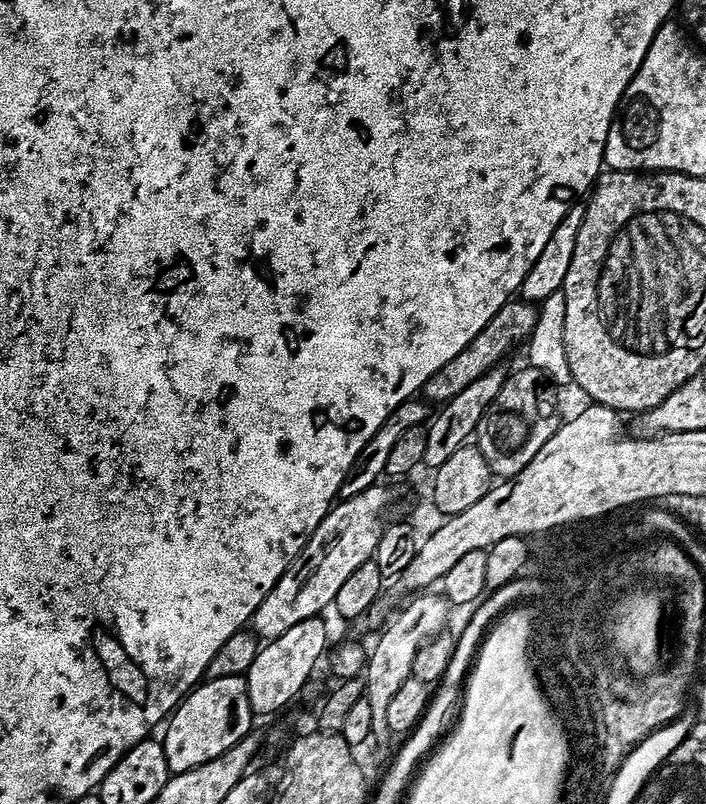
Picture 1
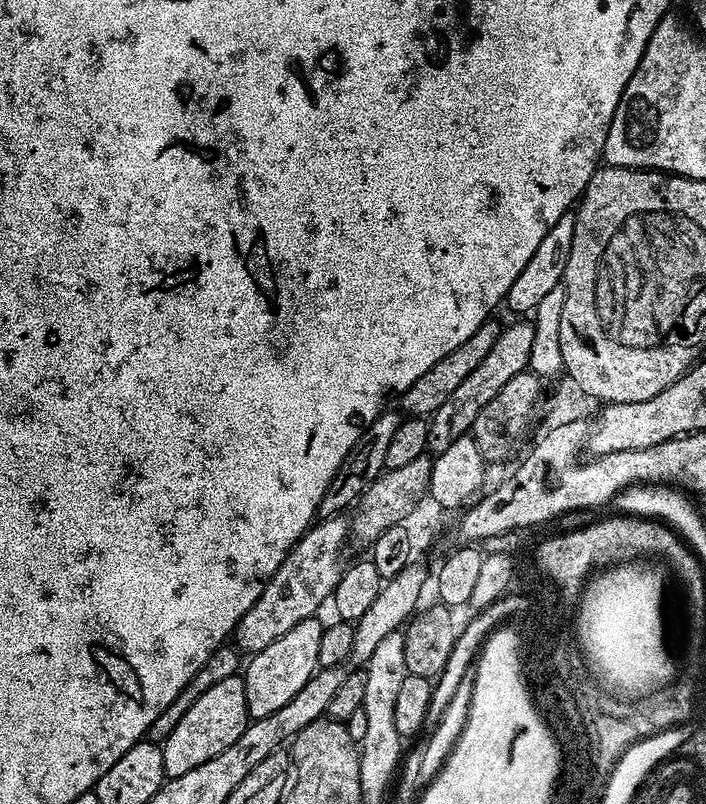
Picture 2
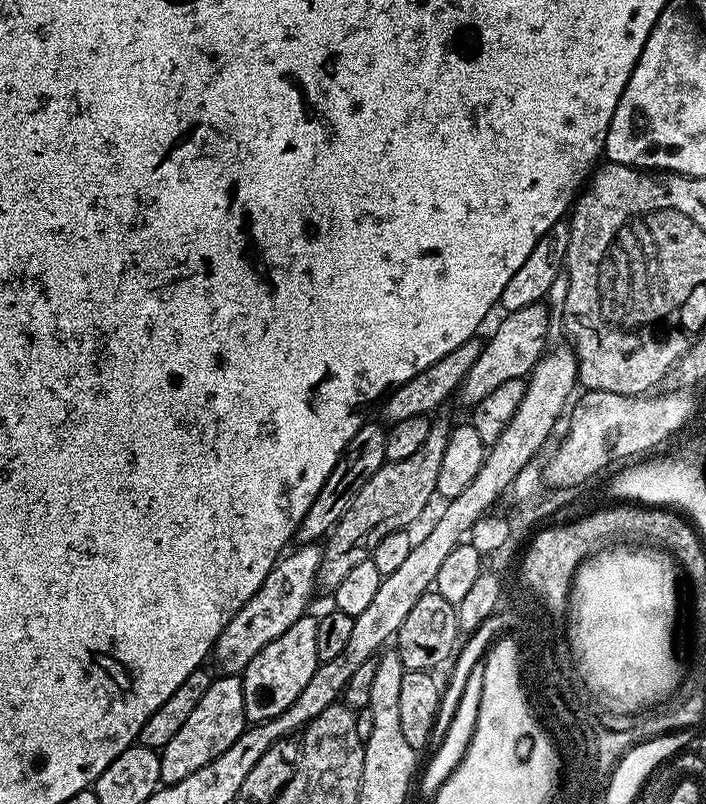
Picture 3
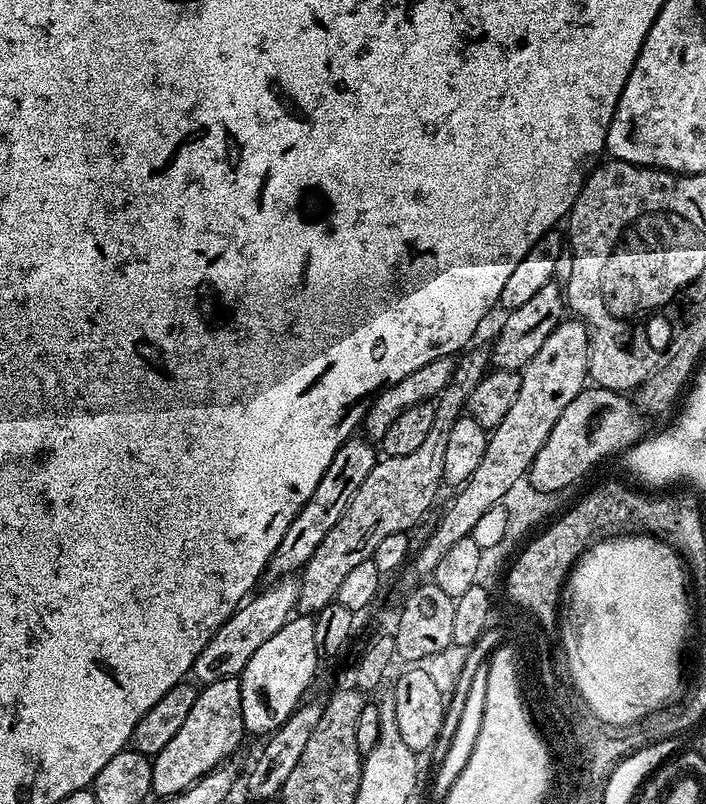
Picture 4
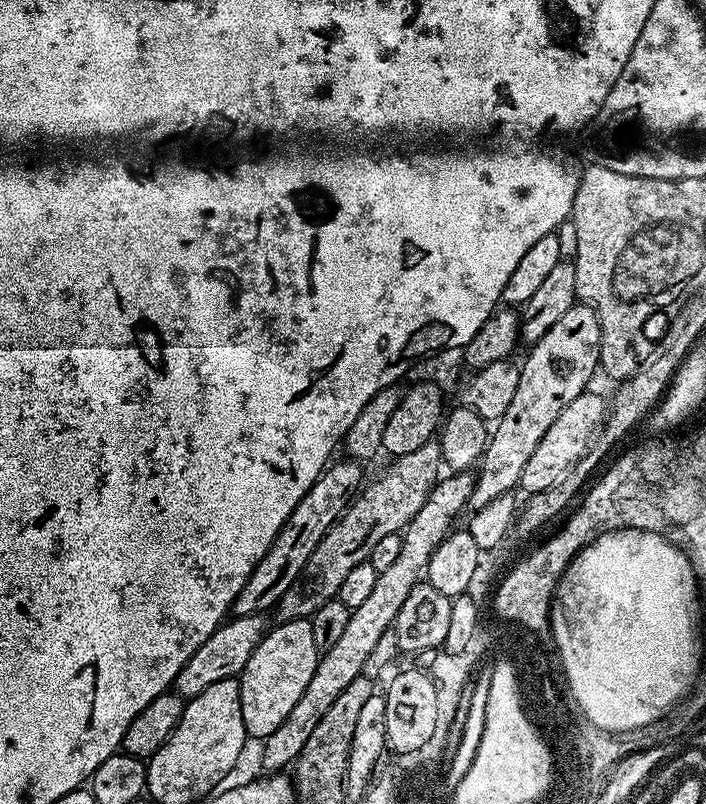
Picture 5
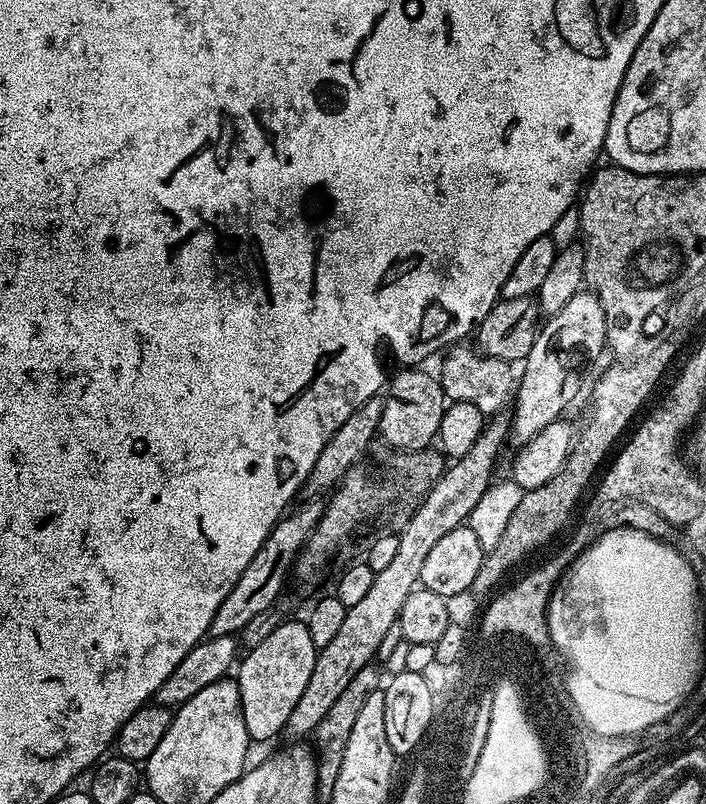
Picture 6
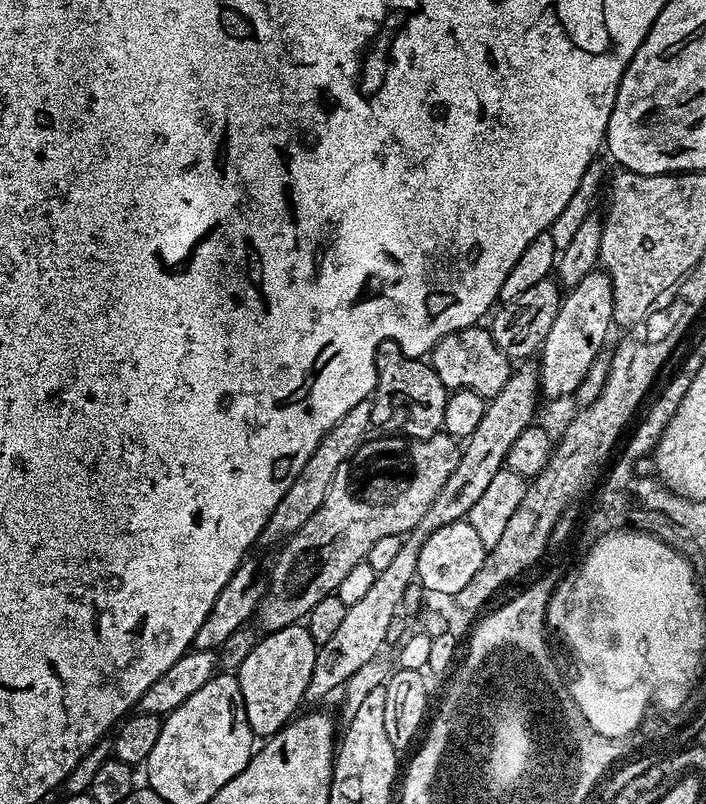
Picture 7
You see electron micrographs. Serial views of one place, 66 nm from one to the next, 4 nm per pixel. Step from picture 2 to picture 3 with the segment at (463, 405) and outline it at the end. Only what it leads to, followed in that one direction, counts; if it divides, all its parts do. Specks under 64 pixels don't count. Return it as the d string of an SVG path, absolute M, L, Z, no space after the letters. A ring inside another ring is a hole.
M545 303L531 304L507 313L504 320L497 326L490 340L483 343L478 361L474 362L470 373L466 374L457 388L456 400L471 408L490 394L497 386L503 383L519 379L525 379L533 366L542 357L546 345L543 339L548 332L550 320L552 320L548 306Z

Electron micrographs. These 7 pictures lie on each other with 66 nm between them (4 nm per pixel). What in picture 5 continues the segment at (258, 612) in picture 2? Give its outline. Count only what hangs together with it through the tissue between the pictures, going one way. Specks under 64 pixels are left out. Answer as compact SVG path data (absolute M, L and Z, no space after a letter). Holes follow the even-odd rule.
M260 614L235 616L221 624L214 634L210 634L210 638L206 638L206 642L202 646L198 646L198 650L194 650L194 654L190 654L186 666L182 666L174 685L177 694L191 698L202 694L202 690L206 690L206 686L214 686L214 682L239 677L246 662L250 662L250 654L254 654L254 650L266 635L264 619L265 617Z

